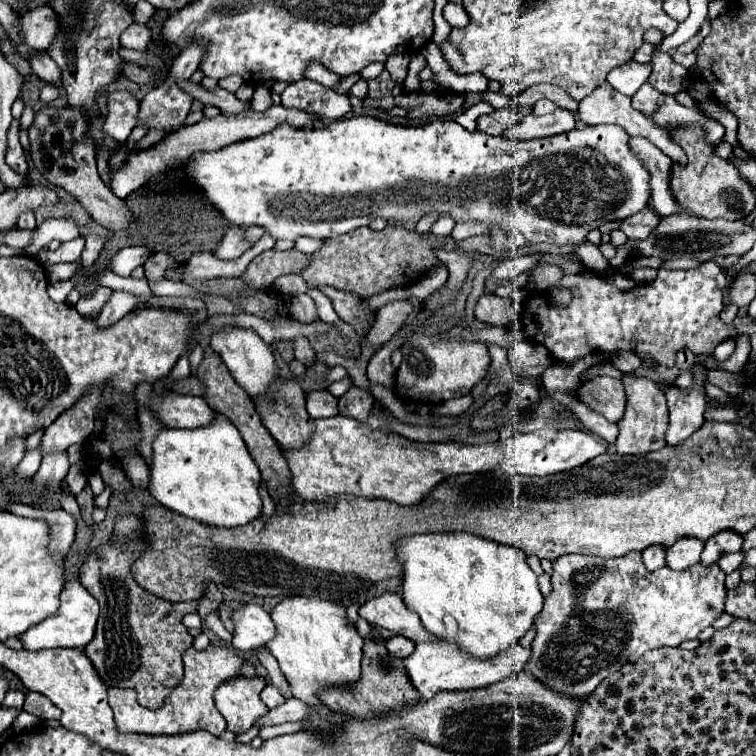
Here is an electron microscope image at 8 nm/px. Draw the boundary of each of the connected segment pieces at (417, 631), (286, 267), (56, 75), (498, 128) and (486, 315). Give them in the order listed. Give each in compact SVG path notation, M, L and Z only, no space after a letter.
M384 592L362 604L360 616L366 618L372 626L380 626L394 634L402 634L414 642L432 638L432 634L422 628L418 616L404 606L402 596L396 592Z
M290 248L290 250L284 250L284 252L268 250L268 252L258 254L250 262L242 280L252 288L266 288L282 274L300 272L306 266L306 262L308 262L308 256L298 252L296 248Z
M36 56L36 58L30 58L30 64L32 64L32 70L44 80L44 82L50 82L50 84L56 84L58 88L62 88L62 70L58 68L58 64L54 64L54 60L50 56Z
M516 106L516 108L494 110L492 114L482 116L482 118L478 120L478 130L484 132L484 134L490 134L490 136L502 136L502 132L504 132L506 128L516 126L516 124L524 118L524 114L528 114L530 110L532 110L530 106L526 106L526 108Z
M494 294L480 296L476 304L476 318L490 326L508 326L523 311L521 304L514 304L510 298L498 298Z

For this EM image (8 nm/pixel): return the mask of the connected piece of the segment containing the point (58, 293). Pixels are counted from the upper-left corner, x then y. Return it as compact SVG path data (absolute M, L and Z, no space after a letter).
M71 279L58 281L48 286L48 294L55 302L65 302L66 296L74 287L75 283Z

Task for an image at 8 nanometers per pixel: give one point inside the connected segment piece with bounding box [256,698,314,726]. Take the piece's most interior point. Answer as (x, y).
(293, 710)

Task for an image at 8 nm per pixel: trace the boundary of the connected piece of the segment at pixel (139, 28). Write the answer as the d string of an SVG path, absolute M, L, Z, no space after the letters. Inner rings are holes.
M134 22L134 24L130 24L130 26L124 30L124 34L120 36L120 44L122 44L124 48L132 48L132 50L144 52L144 50L148 50L150 44L152 44L152 32L150 32L148 26Z

